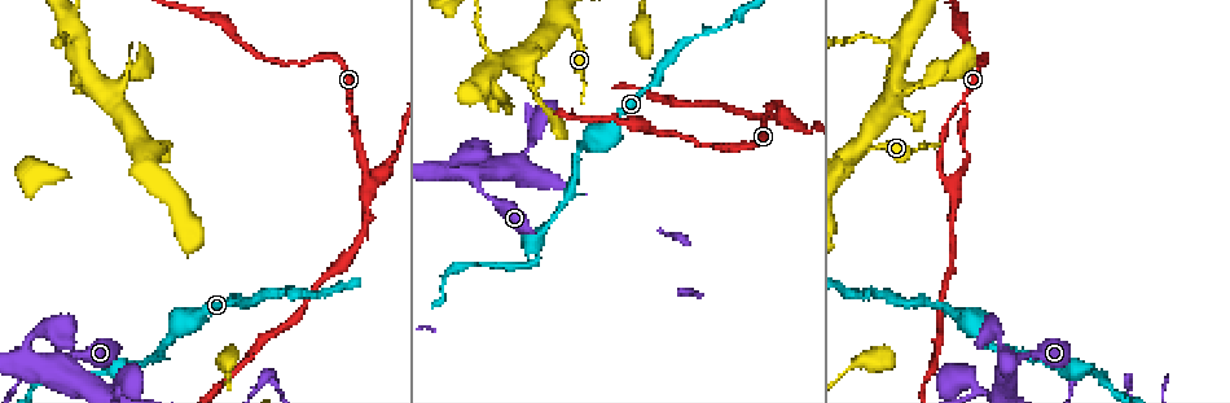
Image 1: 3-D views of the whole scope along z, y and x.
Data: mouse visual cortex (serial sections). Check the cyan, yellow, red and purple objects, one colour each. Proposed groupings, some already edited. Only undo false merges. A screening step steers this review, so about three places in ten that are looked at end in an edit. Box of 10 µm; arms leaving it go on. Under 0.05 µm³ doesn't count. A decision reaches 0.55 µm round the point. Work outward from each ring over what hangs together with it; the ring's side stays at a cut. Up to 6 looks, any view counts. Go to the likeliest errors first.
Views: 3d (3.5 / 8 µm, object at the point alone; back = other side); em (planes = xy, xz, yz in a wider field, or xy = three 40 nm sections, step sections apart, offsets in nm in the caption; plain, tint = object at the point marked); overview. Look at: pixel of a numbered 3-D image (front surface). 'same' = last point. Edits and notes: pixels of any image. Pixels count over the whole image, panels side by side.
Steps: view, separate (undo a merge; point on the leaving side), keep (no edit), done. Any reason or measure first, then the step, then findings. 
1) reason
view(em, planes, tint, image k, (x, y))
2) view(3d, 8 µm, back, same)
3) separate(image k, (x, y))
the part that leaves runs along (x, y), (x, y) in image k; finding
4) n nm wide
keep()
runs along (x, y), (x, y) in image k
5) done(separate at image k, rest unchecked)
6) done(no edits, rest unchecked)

a fork
view(3d, 3.5 µm, image 1, (368, 184))

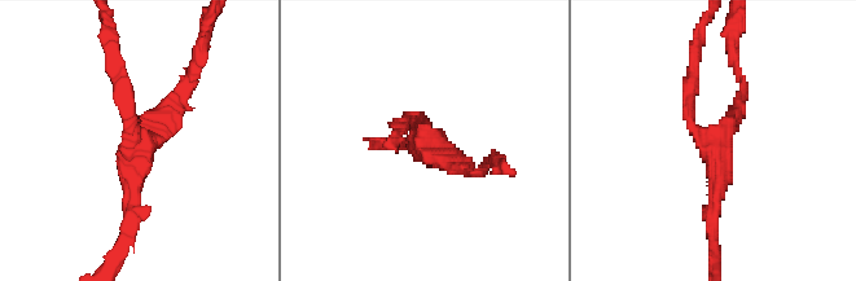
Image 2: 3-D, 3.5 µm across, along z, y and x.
3 arms; arms of 200, 200, 200 nm
view(em, planes, tint, image 2, (425, 139))

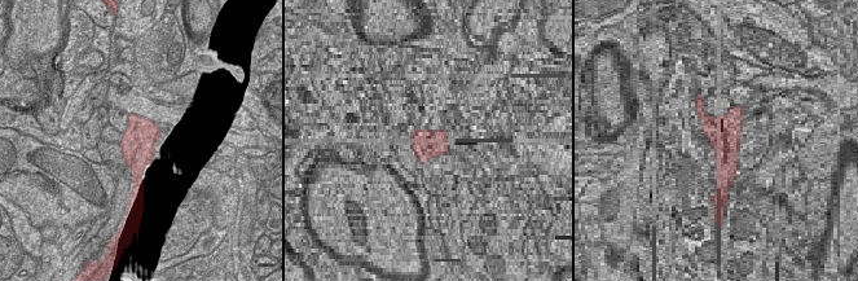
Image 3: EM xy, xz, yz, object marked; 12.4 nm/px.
view(em, xy, step 2, tint, same)

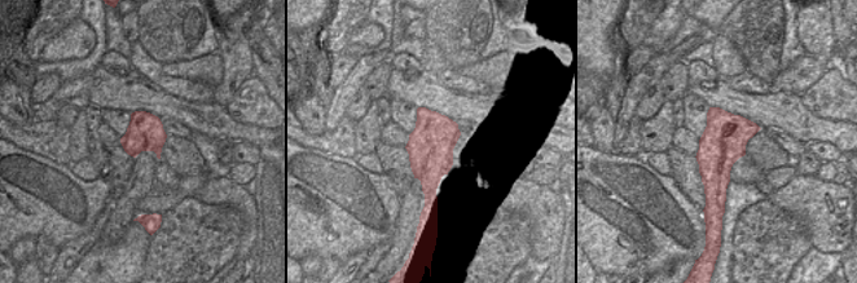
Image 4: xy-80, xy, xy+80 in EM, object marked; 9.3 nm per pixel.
420 nm wide
keep()
runs along (694, 70), (687, 114), (720, 161), (714, 233) in image 2; continuous, no second cell

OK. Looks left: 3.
three-way junction
view(3d, 3.5 µm, image 1, (962, 377))

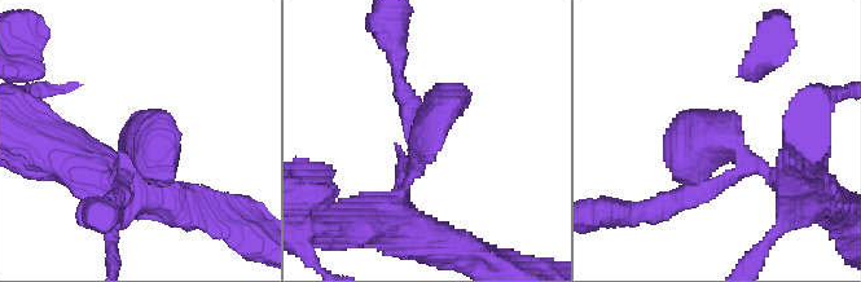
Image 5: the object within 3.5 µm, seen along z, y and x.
view(em, xy, step 2, tint, image 5, (722, 141))

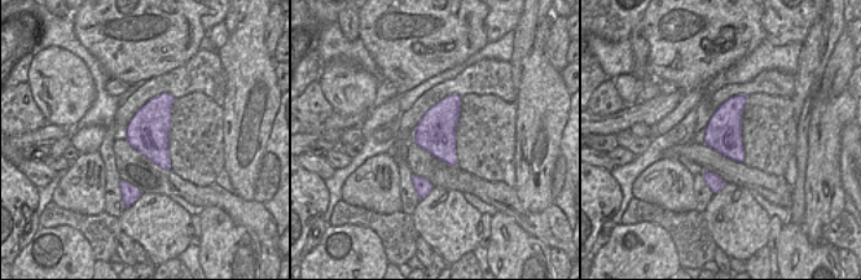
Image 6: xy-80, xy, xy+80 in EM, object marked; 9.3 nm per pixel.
keep()
runs along (392, 203), (431, 114), (448, 127) in image 5; continuous, no second cell

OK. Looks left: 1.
done(no edits, rest unchecked)

